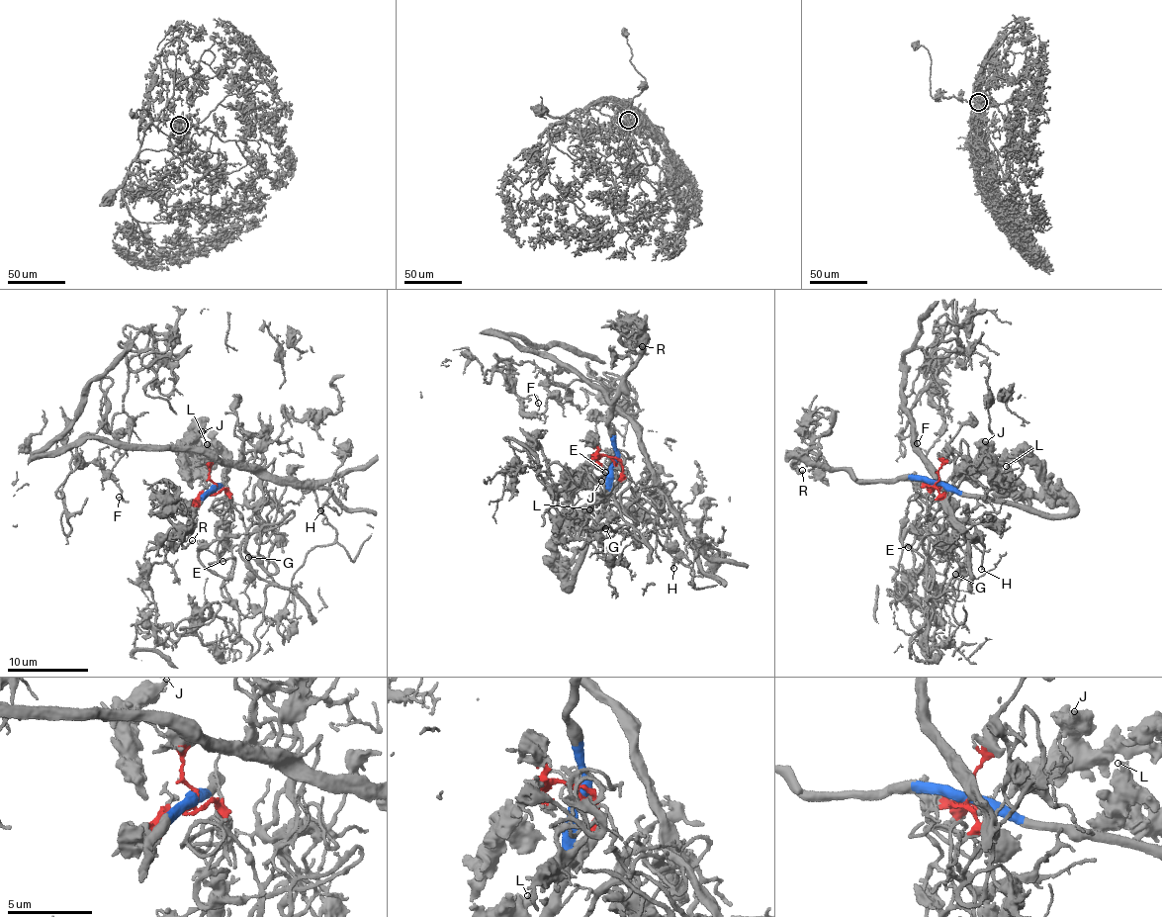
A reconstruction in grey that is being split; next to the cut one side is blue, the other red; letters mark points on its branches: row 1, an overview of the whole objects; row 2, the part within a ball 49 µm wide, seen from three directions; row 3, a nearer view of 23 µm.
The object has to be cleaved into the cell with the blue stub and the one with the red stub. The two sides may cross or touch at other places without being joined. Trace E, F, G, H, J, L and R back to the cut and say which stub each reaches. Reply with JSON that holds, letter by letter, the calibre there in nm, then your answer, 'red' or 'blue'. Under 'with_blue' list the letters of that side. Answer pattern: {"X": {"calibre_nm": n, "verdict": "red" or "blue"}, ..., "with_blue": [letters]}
{"E": {"calibre_nm": 180, "verdict": "red"}, "F": {"calibre_nm": 100, "verdict": "red"}, "G": {"calibre_nm": 130, "verdict": "red"}, "H": {"calibre_nm": 100, "verdict": "red"}, "J": {"calibre_nm": 340, "verdict": "blue"}, "L": {"calibre_nm": 280, "verdict": "blue"}, "R": {"calibre_nm": 170, "verdict": "blue"}, "with_blue": ["J", "L", "R"]}

